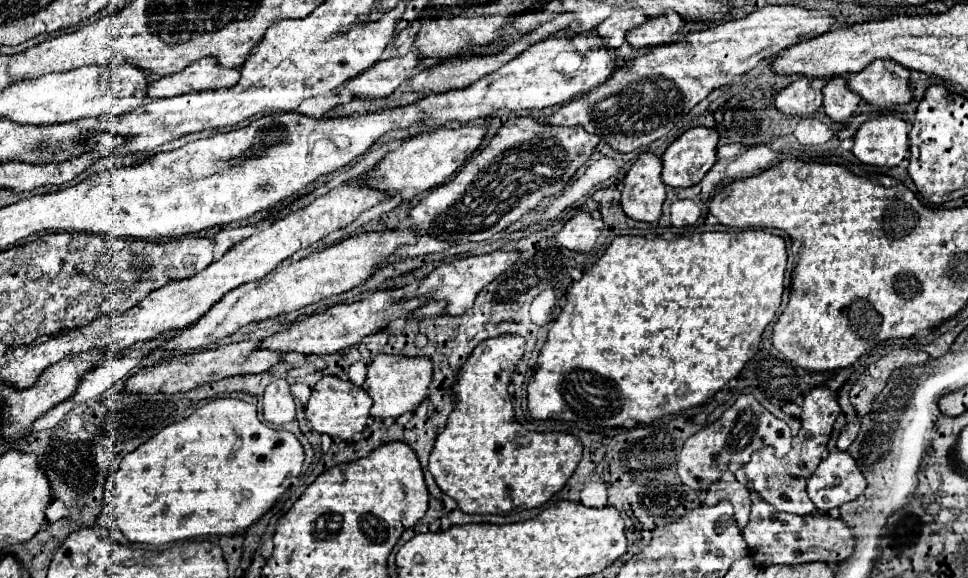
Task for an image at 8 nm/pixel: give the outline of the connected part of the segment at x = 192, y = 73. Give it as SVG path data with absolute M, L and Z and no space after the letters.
M210 56L188 64L182 72L162 76L154 84L148 86L150 98L170 98L180 96L194 90L208 90L208 88L228 88L240 80L238 68L224 68L220 62Z

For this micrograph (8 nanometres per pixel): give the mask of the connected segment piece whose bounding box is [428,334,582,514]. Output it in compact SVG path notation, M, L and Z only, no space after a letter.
M504 334L498 338L484 340L474 348L472 356L460 368L456 382L456 408L448 416L446 428L436 438L430 454L430 472L450 498L456 500L458 508L468 514L508 514L546 504L556 492L564 488L578 462L582 460L582 444L576 436L566 432L528 432L514 418L512 398L508 394L510 376L526 350L526 340L518 334Z

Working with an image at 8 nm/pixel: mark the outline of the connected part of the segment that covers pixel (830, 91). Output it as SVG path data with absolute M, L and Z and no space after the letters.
M832 78L824 90L824 112L832 122L844 122L858 108L860 98L846 88L846 78Z

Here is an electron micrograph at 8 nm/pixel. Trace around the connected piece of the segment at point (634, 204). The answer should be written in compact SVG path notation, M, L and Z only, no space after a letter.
M640 154L624 178L622 210L632 220L658 222L666 198L666 186L660 178L662 160L654 154Z

